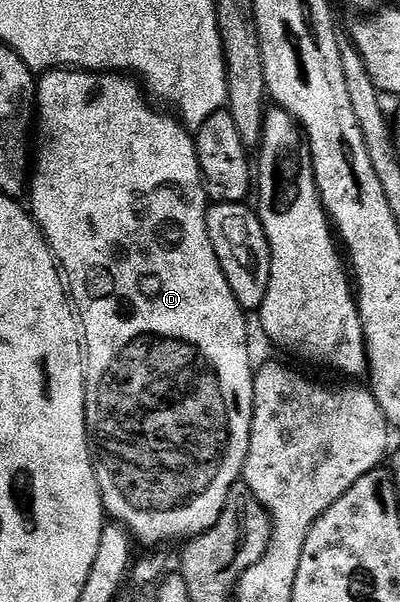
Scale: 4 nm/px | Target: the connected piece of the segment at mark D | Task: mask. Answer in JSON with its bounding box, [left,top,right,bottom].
[28,69,256,548]

